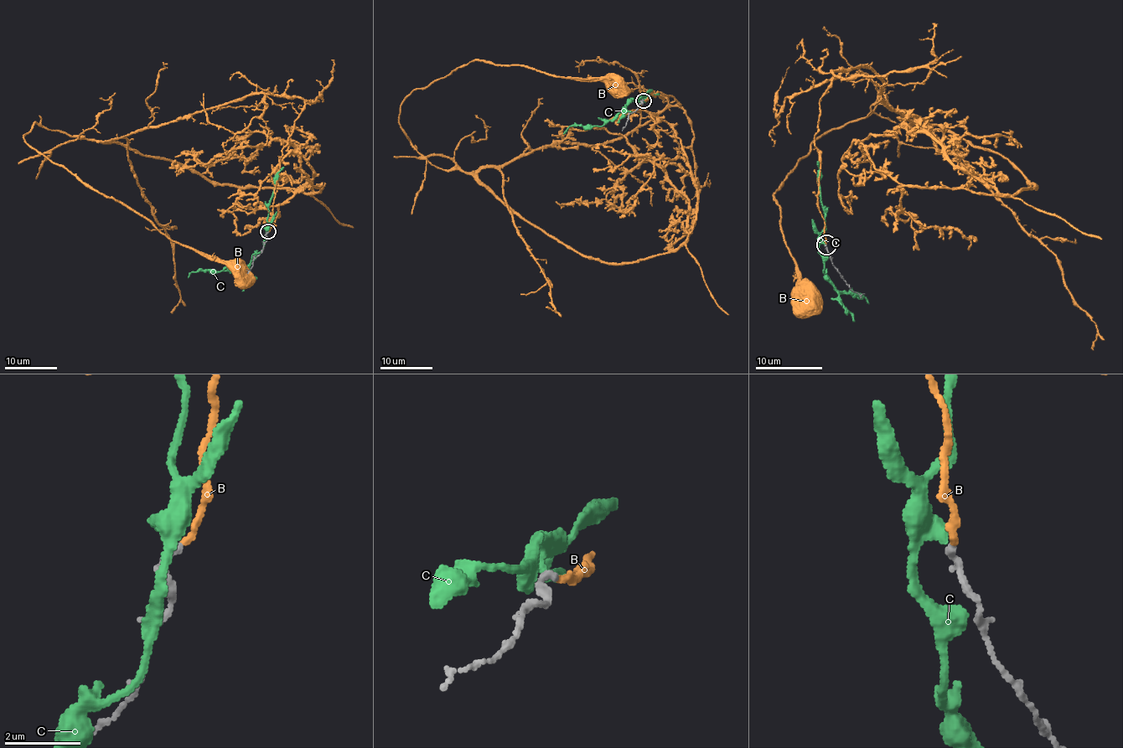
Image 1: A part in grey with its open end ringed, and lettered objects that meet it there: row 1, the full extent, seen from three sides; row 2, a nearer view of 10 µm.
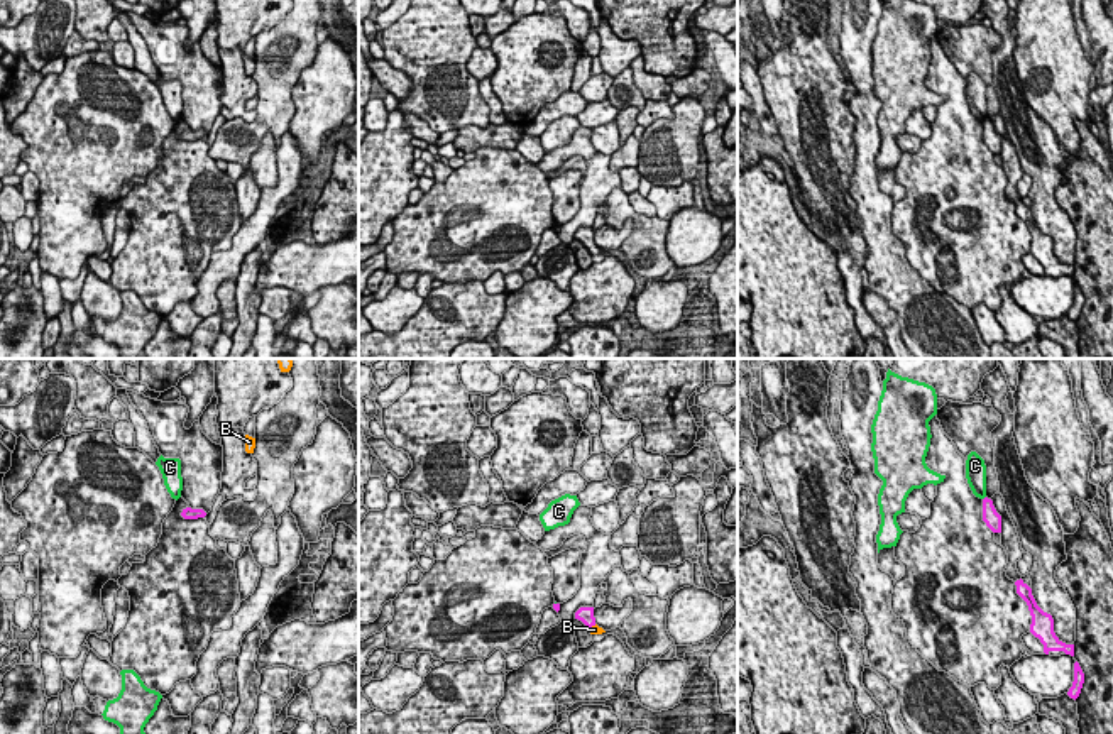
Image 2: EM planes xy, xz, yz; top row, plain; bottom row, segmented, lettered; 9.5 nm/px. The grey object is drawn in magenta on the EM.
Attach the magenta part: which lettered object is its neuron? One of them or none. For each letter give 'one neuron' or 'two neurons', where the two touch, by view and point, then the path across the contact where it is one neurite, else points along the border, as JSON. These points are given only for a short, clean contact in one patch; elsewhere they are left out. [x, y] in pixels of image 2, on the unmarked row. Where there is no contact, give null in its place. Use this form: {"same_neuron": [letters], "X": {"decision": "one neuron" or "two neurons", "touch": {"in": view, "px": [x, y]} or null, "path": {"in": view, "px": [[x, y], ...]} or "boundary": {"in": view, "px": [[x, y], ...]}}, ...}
{"same_neuron": ["B"], "B": {"decision": "one neuron", "touch": {"in": "xz", "px": [591, 247]}, "path": {"in": "xz", "px": [[586, 235], [591, 247], [594, 251]]}}, "C": {"decision": "two neurons", "touch": null}}

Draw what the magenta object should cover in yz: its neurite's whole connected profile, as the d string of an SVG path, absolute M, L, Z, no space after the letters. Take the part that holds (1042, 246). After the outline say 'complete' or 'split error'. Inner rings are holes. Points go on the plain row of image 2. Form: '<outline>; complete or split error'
M1022 200L1017 201L1015 206L1017 206L1017 215L1028 227L1032 237L1030 254L1040 260L1040 264L1044 266L1044 274L1049 276L1050 272L1064 272L1066 276L1074 277L1074 266L1066 266L1055 257L1054 240L1050 235L1044 233L1037 227L1032 216L1032 210Z; complete

